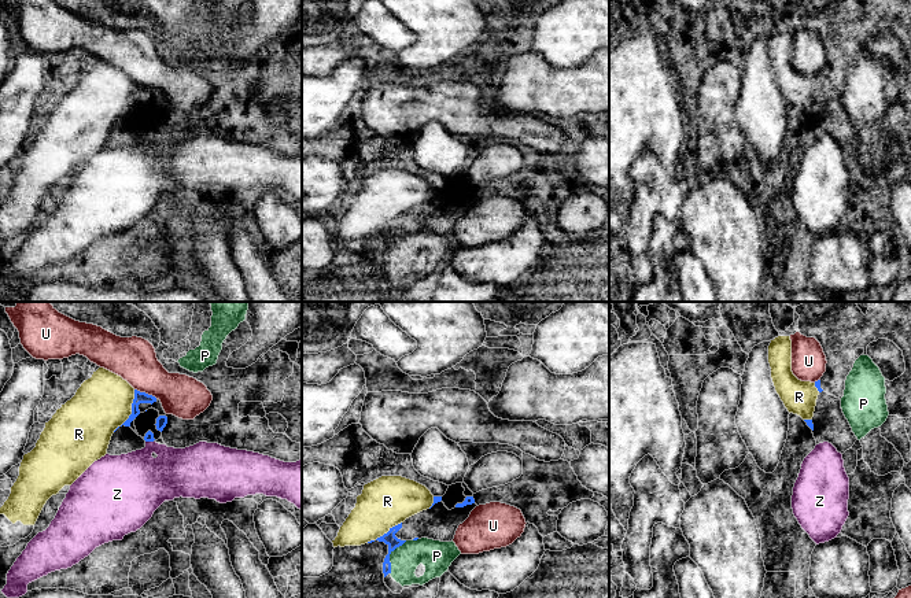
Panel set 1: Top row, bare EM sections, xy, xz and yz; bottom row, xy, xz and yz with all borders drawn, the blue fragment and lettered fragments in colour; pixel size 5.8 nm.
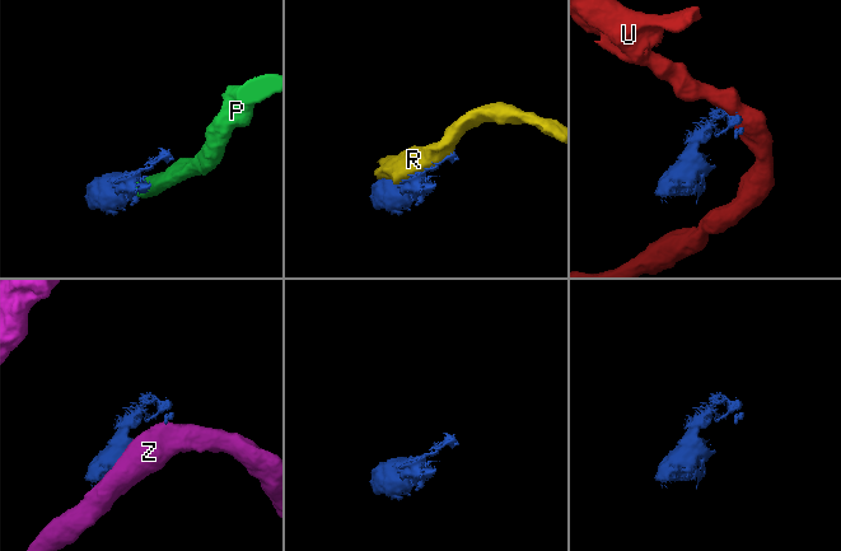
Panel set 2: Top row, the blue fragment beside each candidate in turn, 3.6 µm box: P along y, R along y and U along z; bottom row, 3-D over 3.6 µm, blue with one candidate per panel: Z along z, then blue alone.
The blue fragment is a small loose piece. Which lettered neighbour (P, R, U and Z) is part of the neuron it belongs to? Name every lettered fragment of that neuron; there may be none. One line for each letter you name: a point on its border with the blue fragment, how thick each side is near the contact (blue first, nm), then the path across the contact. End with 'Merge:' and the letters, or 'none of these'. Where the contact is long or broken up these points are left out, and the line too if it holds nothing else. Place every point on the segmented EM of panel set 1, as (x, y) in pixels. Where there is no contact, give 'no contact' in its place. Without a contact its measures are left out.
P: meets blue in xz at (388, 556); 70 nm thick on the blue side, 160 nm on the other; runs through xz (388, 538), (388, 556), (405, 558)
Merge: P

